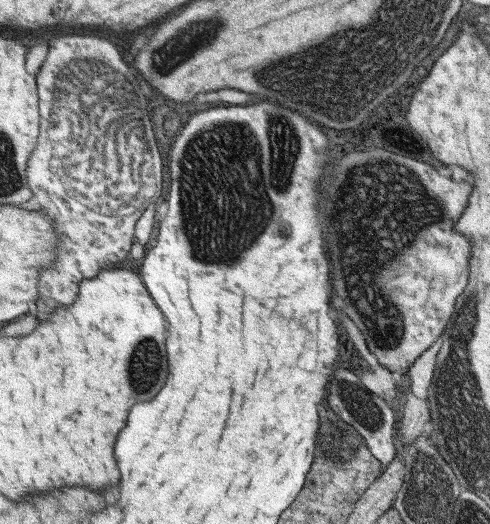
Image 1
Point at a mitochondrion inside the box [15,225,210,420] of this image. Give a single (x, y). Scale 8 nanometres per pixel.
(145, 361)

